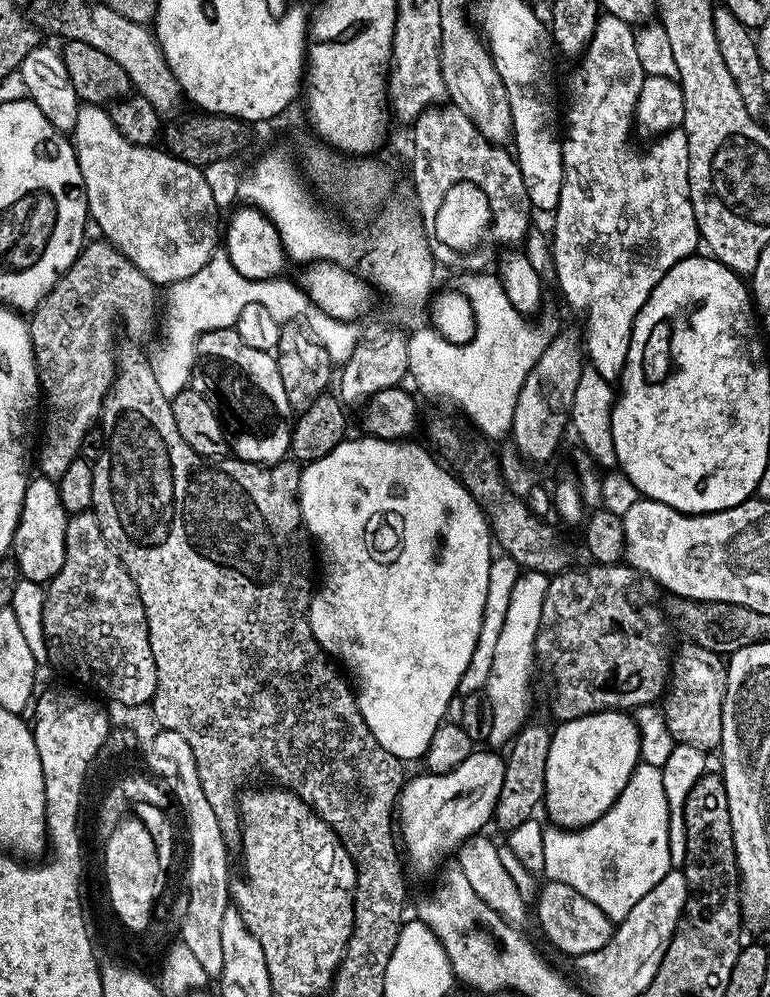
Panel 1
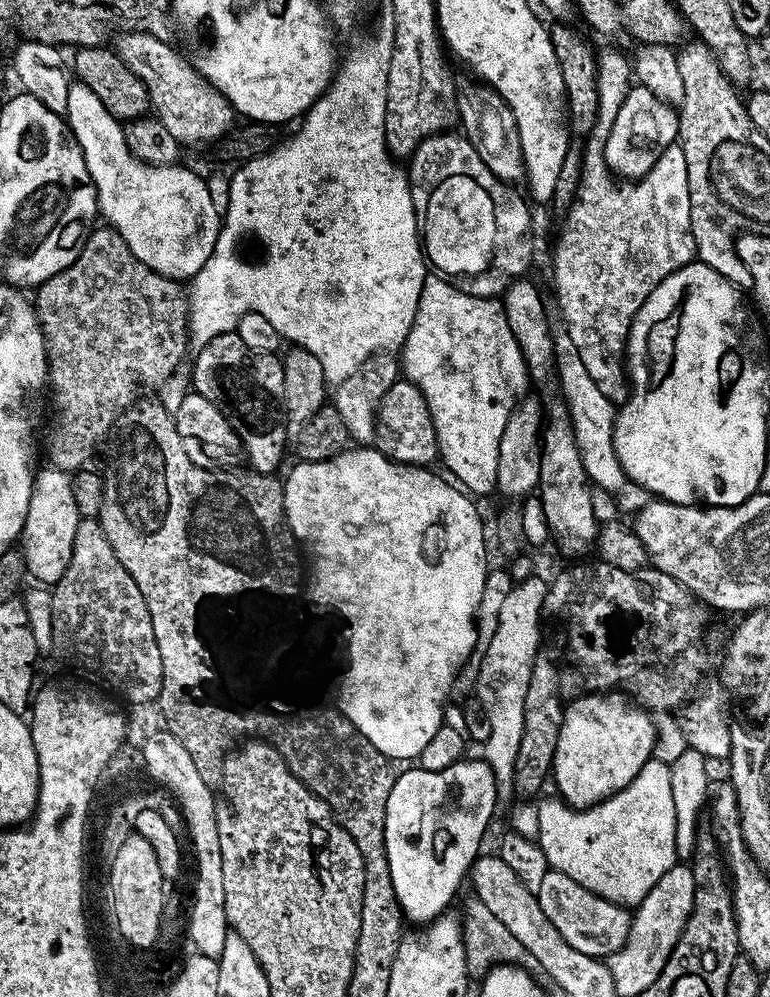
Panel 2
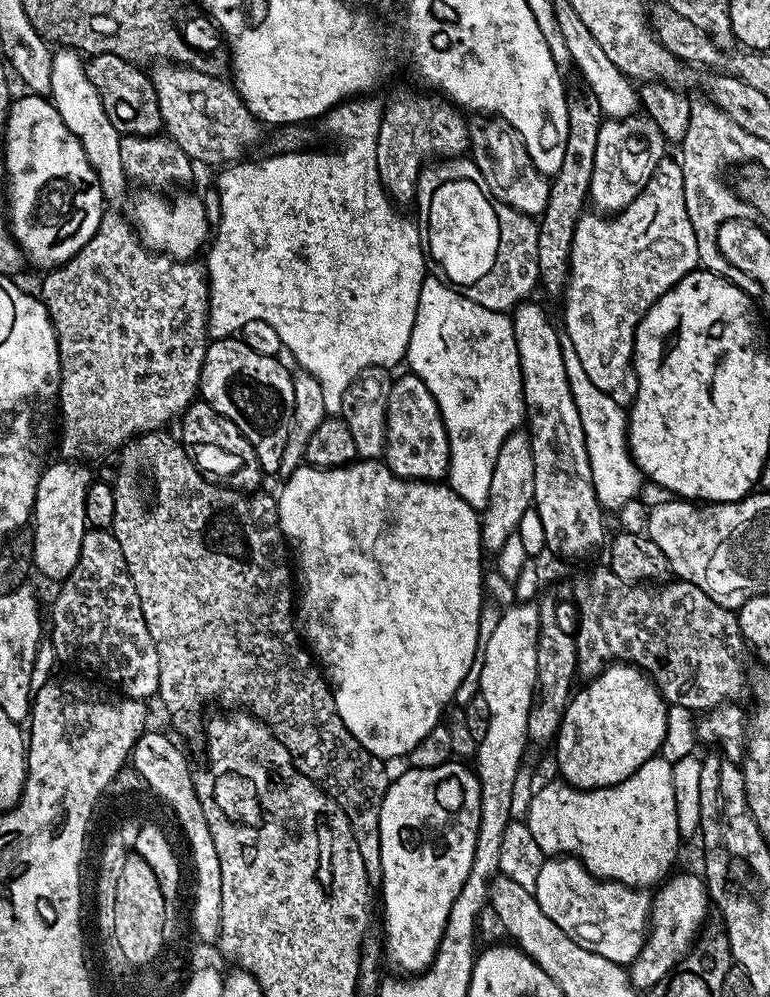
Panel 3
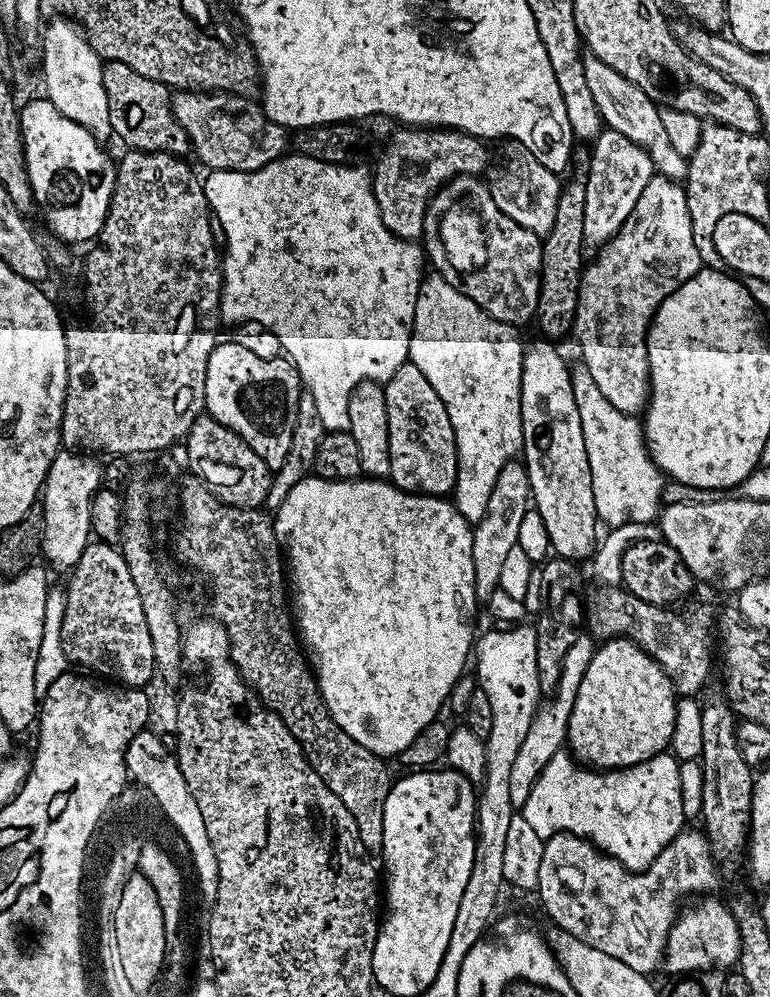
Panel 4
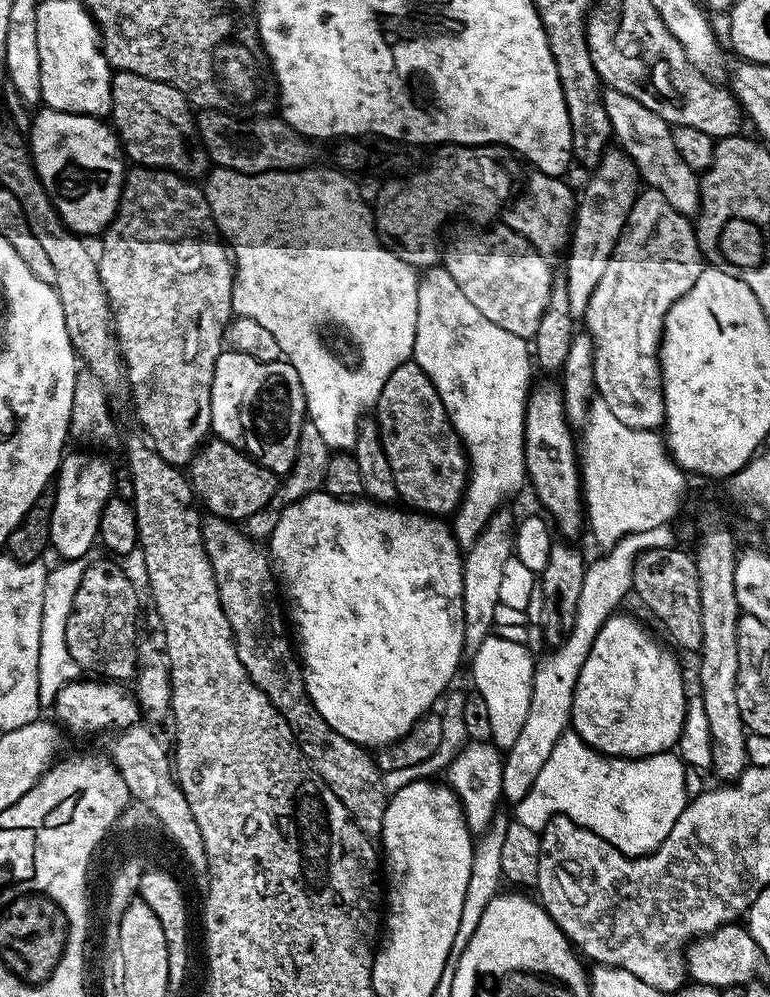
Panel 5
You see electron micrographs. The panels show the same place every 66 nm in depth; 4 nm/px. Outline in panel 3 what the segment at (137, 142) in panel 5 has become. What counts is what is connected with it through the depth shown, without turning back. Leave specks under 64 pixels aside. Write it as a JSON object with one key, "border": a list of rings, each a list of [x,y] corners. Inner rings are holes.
{"border":[[[98,54],[87,61],[88,77],[98,90],[98,98],[121,136],[155,136],[164,127],[162,114],[158,110],[158,94],[152,85],[151,75],[143,72],[131,60],[124,60],[118,54]]]}

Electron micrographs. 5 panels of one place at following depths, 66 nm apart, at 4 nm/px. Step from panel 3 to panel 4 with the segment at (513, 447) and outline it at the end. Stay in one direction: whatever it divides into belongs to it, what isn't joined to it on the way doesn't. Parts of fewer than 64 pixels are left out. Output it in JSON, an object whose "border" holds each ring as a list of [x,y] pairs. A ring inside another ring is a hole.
{"border":[[[519,459],[502,466],[494,490],[490,490],[490,499],[486,502],[486,514],[475,524],[472,530],[472,553],[474,554],[474,586],[477,601],[484,602],[488,595],[500,587],[501,567],[509,551],[518,544],[518,529],[527,520],[532,499],[527,470]]]}

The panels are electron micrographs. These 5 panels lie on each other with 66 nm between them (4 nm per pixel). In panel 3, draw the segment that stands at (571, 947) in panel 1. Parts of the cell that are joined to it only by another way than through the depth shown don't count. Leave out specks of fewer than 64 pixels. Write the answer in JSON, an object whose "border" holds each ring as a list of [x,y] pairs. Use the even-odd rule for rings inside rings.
{"border":[[[553,855],[545,859],[538,873],[535,890],[538,906],[578,946],[610,958],[610,962],[630,966],[638,958],[645,940],[648,939],[652,896],[643,888],[627,888],[617,880],[602,880],[584,869],[575,856]]]}

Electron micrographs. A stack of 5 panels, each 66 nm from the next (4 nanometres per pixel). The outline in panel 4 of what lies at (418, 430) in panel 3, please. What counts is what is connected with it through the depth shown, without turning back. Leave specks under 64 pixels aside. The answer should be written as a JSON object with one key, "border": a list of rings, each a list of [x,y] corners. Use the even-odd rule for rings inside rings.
{"border":[[[409,362],[401,366],[384,384],[384,397],[386,398],[386,426],[390,430],[391,483],[403,492],[419,492],[421,496],[447,497],[456,487],[458,454],[454,426],[445,423],[446,417],[443,411],[438,410],[434,386],[430,386],[426,374],[422,374],[418,366]],[[411,388],[420,391],[421,408],[411,408],[407,398],[400,396],[400,392],[408,392]],[[436,424],[444,425],[440,429],[436,428]],[[443,456],[445,456],[444,468],[440,468],[436,460],[442,459]],[[419,464],[420,468],[416,468]]]}

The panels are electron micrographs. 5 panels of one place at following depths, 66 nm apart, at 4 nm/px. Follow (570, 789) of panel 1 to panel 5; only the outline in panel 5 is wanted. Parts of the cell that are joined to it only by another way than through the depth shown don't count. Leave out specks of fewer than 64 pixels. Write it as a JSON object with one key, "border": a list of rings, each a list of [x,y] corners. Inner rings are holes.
{"border":[[[620,615],[609,616],[600,627],[594,646],[590,646],[590,654],[586,654],[586,662],[582,662],[582,674],[578,674],[578,686],[574,690],[570,728],[604,756],[639,760],[641,756],[653,756],[679,745],[688,692],[684,688],[684,672],[676,661],[677,653],[659,644],[634,617]]]}

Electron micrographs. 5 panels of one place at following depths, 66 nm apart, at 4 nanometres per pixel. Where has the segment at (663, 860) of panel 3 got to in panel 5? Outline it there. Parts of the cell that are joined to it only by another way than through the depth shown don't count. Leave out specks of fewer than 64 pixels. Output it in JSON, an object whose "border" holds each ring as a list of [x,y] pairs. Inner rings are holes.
{"border":[[[696,690],[688,692],[688,705],[678,745],[681,758],[692,767],[685,774],[684,764],[675,756],[677,754],[675,751],[641,756],[639,760],[629,760],[623,756],[604,756],[589,746],[577,732],[566,731],[562,734],[562,738],[558,738],[558,742],[554,742],[554,751],[550,753],[546,766],[542,766],[538,778],[534,778],[534,786],[530,786],[530,794],[526,794],[522,802],[515,804],[514,820],[541,833],[550,822],[550,818],[565,816],[578,826],[589,828],[591,832],[598,834],[598,838],[610,842],[610,846],[614,846],[622,854],[646,856],[666,839],[670,830],[674,830],[674,822],[678,822],[689,799],[700,796],[705,791],[706,783],[704,784],[699,772],[694,768],[711,769],[713,747],[704,698]]]}

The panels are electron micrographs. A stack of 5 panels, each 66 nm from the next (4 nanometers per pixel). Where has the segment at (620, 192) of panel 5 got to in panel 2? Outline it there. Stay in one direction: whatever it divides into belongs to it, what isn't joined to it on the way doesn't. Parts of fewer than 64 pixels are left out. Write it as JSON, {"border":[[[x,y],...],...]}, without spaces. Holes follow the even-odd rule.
{"border":[[[629,88],[628,97],[622,102],[620,113],[612,124],[612,131],[604,139],[604,161],[608,163],[608,171],[628,182],[639,180],[652,169],[661,150],[673,143],[677,136],[677,109],[658,99],[648,88]]]}

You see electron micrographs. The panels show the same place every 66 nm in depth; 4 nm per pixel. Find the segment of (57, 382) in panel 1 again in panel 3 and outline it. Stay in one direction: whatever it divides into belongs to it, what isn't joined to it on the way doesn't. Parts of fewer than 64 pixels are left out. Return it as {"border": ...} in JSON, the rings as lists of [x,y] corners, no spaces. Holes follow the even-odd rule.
{"border":[[[105,211],[100,219],[98,230],[73,260],[68,260],[49,271],[40,284],[39,299],[44,301],[54,326],[60,355],[60,394],[58,397],[58,432],[60,428],[60,452],[65,461],[89,462],[95,456],[108,452],[111,448],[123,449],[129,440],[137,434],[155,432],[163,429],[172,419],[183,417],[184,411],[191,406],[198,396],[200,375],[204,365],[204,355],[210,343],[208,330],[208,273],[203,263],[191,260],[174,260],[171,256],[153,254],[148,245],[143,243],[139,231],[130,223],[129,217],[120,212]]]}

